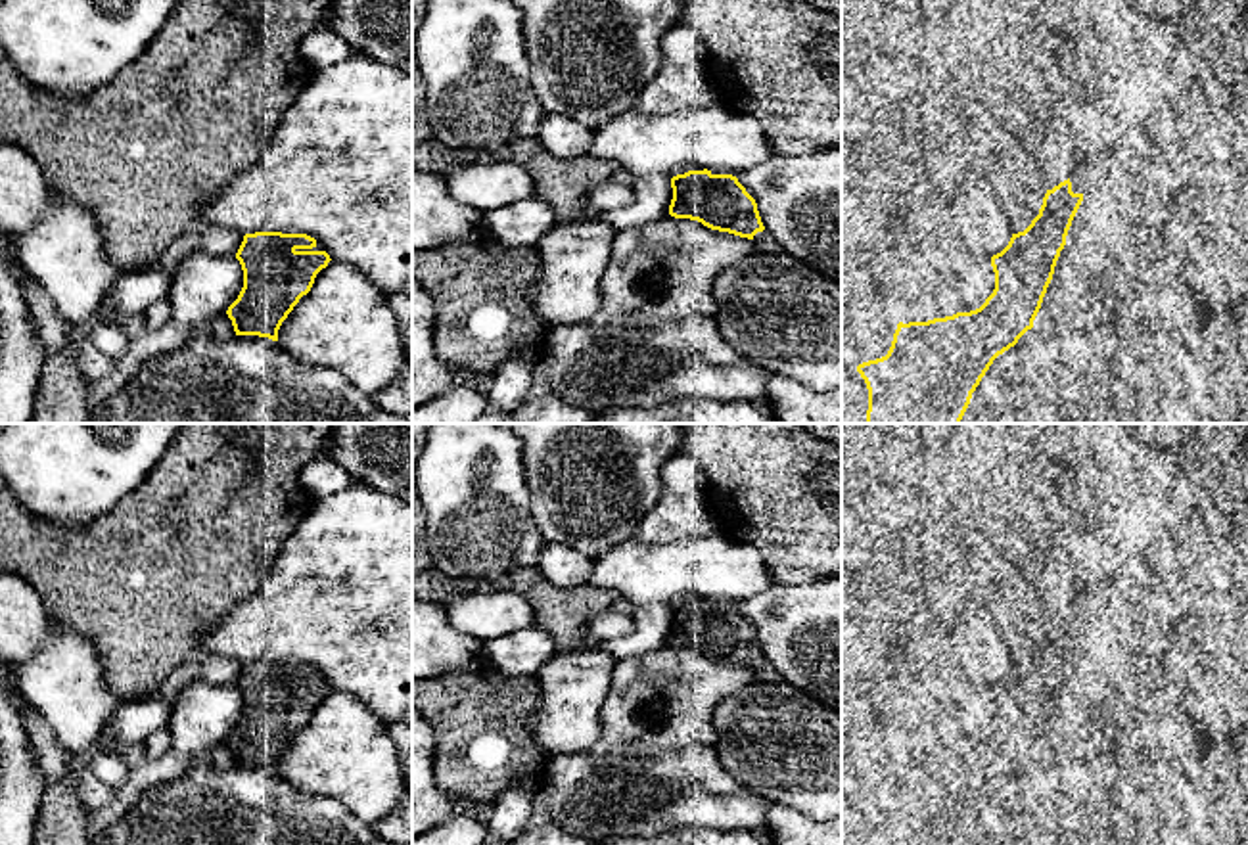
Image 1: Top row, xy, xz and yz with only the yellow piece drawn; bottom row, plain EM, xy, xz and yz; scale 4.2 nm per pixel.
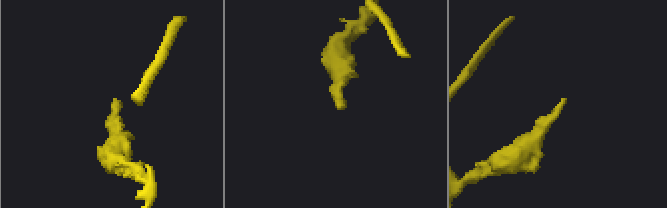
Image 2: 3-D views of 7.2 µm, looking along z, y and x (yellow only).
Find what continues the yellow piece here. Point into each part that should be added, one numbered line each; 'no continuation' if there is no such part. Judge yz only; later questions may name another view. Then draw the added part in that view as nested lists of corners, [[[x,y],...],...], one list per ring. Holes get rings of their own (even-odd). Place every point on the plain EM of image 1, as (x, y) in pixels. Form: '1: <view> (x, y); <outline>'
1: yz (1078, 608); [[[1079,598],[1079,600],[1072,602],[1070,611],[1072,611],[1074,623],[1085,623],[1085,619],[1087,619],[1087,600]]]

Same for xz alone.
1: xz (763, 669); [[[767,659],[757,661],[753,665],[753,671],[755,671],[757,678],[763,682],[776,682],[778,680],[778,674],[774,673],[774,669],[771,667],[771,663]]]

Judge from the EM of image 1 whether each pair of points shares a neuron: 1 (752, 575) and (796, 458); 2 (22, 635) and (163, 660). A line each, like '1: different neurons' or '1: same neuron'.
1: different neurons
2: different neurons

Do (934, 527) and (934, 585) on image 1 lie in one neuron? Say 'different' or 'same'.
different

